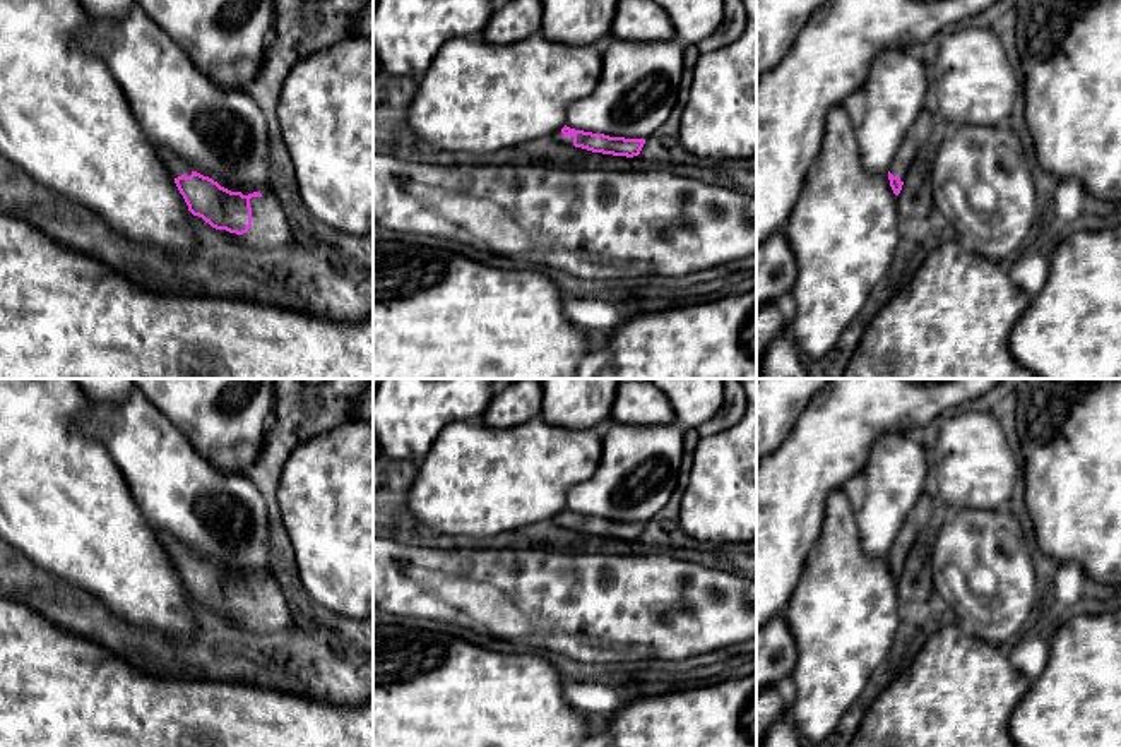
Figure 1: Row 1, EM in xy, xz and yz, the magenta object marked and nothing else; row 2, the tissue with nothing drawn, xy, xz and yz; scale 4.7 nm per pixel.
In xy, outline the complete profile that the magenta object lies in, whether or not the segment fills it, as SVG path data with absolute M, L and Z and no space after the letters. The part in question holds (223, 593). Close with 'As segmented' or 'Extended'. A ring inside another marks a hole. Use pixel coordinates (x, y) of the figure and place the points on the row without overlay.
M154 528L183 579L188 595L219 613L228 624L260 634L282 632L294 622L293 600L274 576L243 579L209 560L190 555L183 545Z. Extended

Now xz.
M563 511L553 519L556 526L582 531L592 536L613 538L613 540L638 540L645 523L625 523L625 521L609 521L604 517L592 517L584 514L575 514Z. Extended

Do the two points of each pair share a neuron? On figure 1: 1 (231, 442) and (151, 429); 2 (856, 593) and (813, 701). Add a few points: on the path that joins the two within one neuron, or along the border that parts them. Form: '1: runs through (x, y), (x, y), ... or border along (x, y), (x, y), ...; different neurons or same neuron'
1: border along (153, 406), (211, 461); different neurons
2: runs through (844, 621), (830, 674); same neuron

